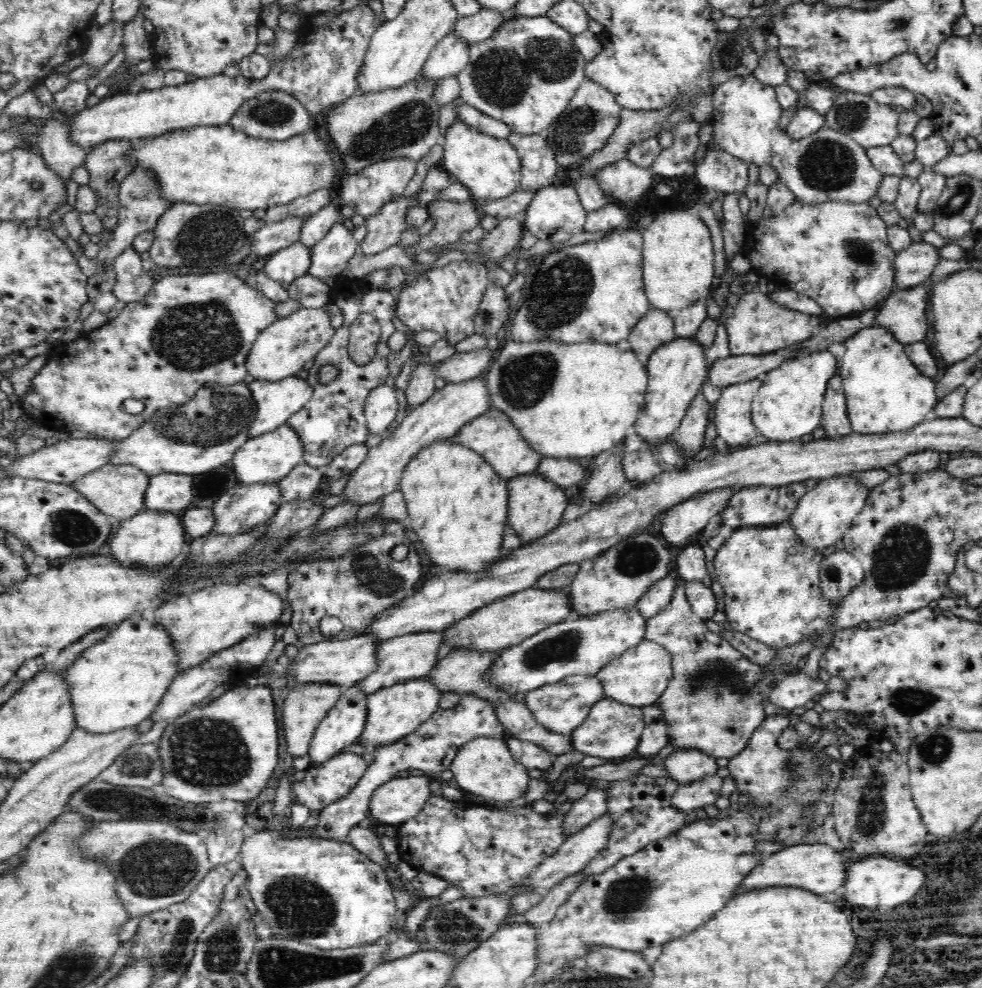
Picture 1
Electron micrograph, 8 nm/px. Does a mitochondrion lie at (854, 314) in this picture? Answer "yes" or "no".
no

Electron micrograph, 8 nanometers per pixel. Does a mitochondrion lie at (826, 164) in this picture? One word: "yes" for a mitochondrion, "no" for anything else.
yes

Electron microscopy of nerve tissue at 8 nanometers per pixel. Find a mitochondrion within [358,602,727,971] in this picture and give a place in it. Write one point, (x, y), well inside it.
(625, 896)

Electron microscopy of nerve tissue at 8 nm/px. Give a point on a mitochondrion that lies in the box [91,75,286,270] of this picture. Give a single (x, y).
(207, 234)

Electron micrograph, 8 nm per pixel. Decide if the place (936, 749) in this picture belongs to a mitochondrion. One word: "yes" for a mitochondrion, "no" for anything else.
yes

